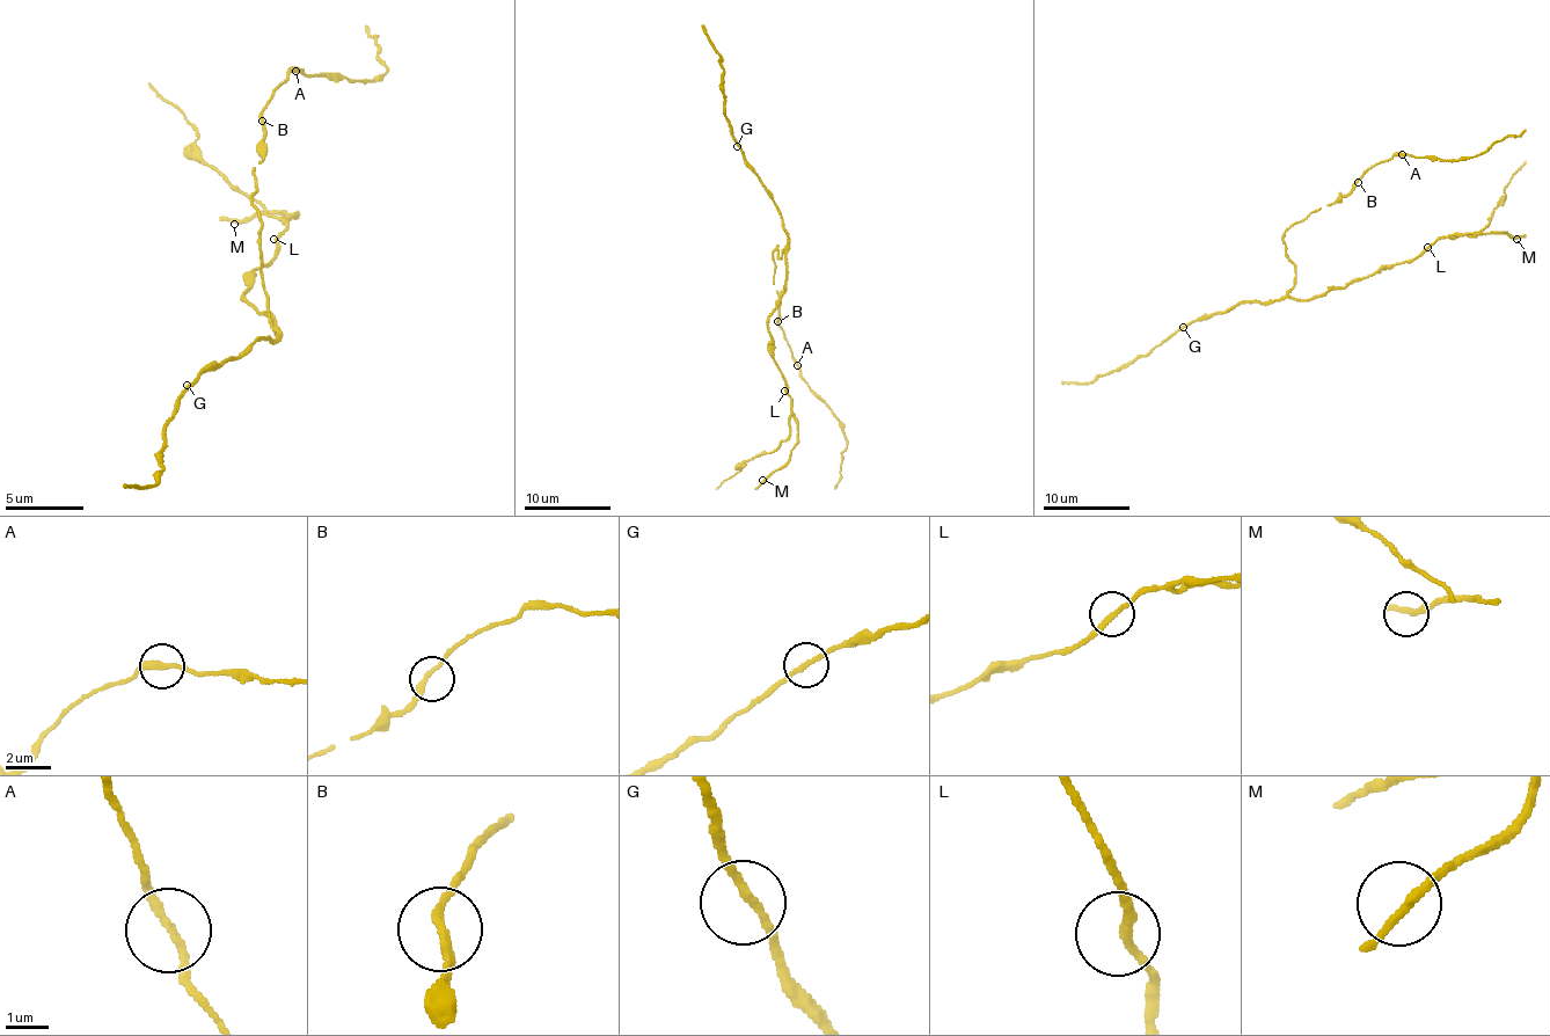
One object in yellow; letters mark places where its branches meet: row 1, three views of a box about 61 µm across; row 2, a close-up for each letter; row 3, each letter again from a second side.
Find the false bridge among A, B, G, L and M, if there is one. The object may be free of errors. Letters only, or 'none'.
none

